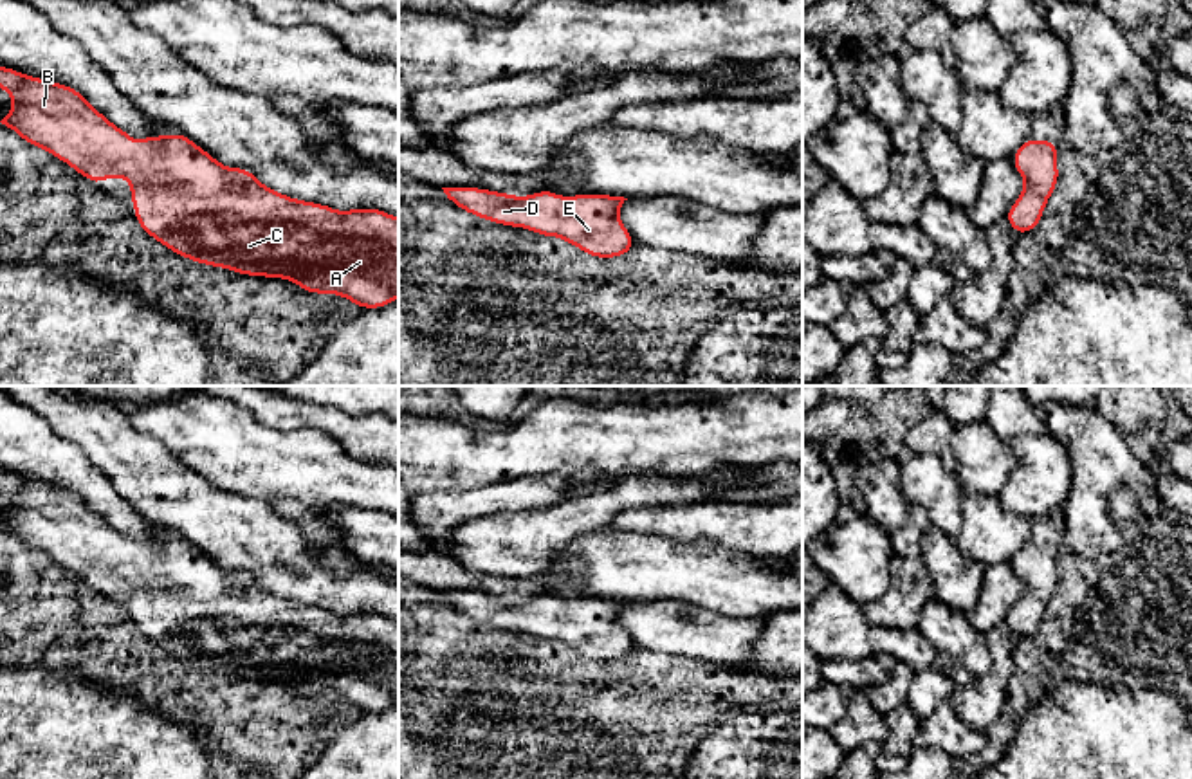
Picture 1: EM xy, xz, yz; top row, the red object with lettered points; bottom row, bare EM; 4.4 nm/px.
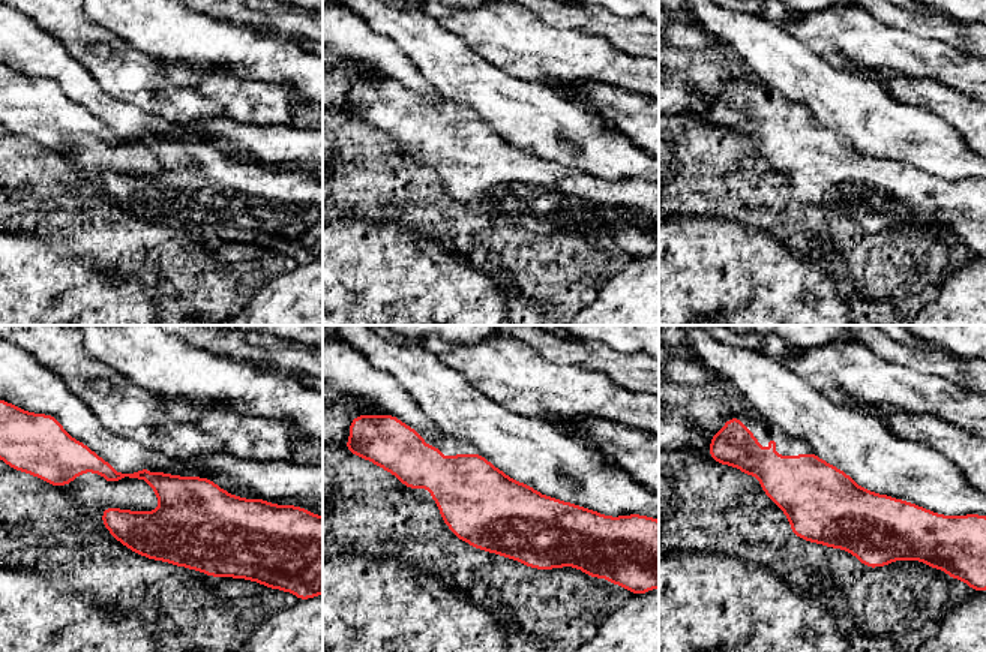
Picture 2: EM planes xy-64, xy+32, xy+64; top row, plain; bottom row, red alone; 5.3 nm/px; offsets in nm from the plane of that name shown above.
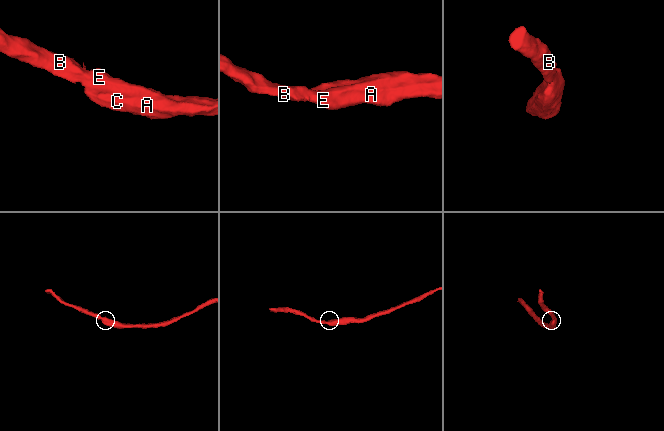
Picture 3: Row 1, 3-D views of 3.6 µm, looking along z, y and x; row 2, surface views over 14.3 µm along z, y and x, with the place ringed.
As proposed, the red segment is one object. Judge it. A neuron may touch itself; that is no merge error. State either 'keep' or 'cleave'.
keep

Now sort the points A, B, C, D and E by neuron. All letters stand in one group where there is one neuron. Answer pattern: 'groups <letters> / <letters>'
groups A B C D E

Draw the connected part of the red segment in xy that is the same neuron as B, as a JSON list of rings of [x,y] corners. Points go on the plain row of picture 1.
[[[0,471],[0,492],[13,499],[13,512],[2,528],[31,550],[67,566],[96,590],[103,582],[128,582],[137,628],[175,658],[243,680],[290,683],[307,696],[337,698],[359,712],[384,712],[391,703],[399,703],[399,622],[393,619],[375,611],[337,615],[325,608],[290,602],[263,590],[245,572],[220,568],[184,537],[141,541],[133,546],[128,536],[117,532],[69,489]]]

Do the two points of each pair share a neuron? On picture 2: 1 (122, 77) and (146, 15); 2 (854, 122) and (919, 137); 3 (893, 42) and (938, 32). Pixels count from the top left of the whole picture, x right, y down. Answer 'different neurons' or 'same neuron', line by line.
1: different neurons
2: same neuron
3: different neurons

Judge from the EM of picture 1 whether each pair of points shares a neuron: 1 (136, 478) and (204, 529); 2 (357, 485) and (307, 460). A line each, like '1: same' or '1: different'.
1: same
2: same

